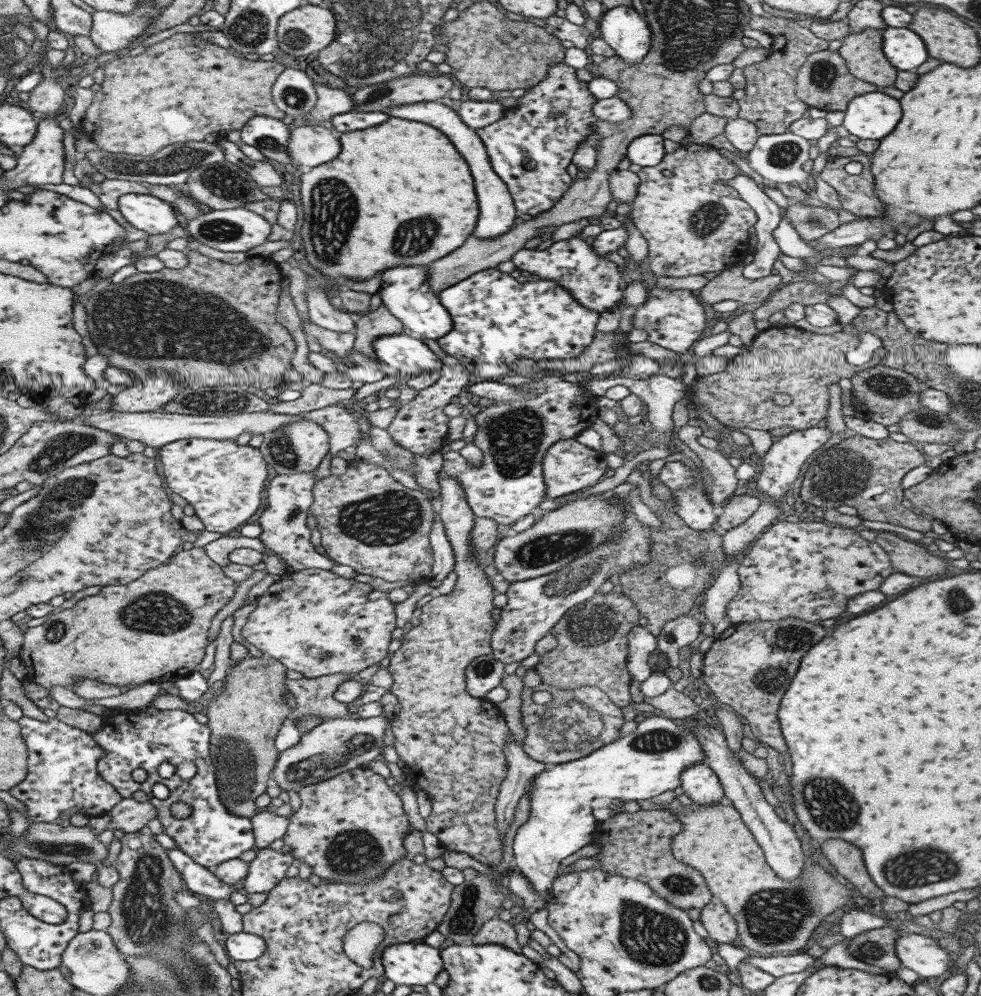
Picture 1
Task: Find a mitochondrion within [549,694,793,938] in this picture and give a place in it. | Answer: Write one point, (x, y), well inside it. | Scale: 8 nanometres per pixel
(659, 741)

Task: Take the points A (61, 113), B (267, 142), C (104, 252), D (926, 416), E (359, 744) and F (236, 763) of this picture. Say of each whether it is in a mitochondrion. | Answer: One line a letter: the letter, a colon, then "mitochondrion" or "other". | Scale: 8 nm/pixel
A: other
B: mitochondrion
C: other
D: mitochondrion
E: mitochondrion
F: mitochondrion

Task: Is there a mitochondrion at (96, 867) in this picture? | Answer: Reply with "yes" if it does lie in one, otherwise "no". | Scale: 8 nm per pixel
no

